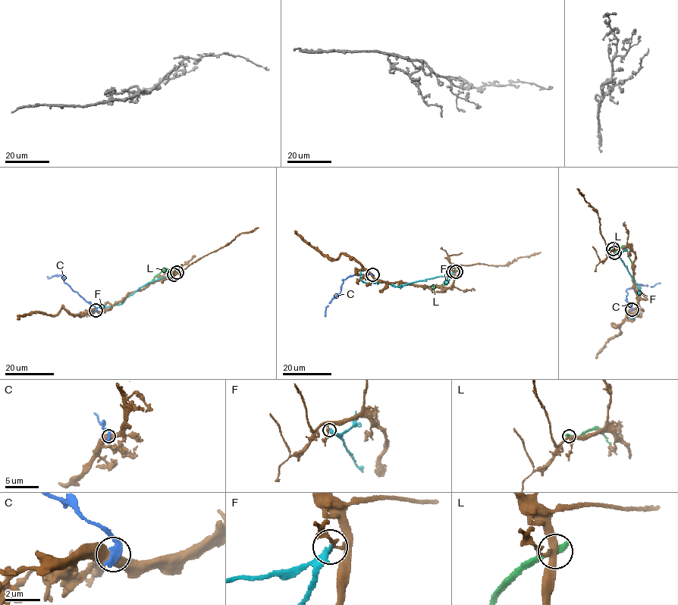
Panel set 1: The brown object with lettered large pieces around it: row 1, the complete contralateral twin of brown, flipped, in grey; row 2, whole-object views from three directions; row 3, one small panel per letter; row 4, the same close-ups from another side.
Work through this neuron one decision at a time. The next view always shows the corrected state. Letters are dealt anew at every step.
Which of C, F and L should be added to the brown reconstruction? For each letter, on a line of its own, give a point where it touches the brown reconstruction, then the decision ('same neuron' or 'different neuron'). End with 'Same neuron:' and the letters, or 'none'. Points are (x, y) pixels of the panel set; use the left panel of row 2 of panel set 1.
C: meets brown at (95, 310); different neuron
F: meets brown at (174, 274); different neuron
L: meets brown at (177, 272); different neuron
Same neuron: none

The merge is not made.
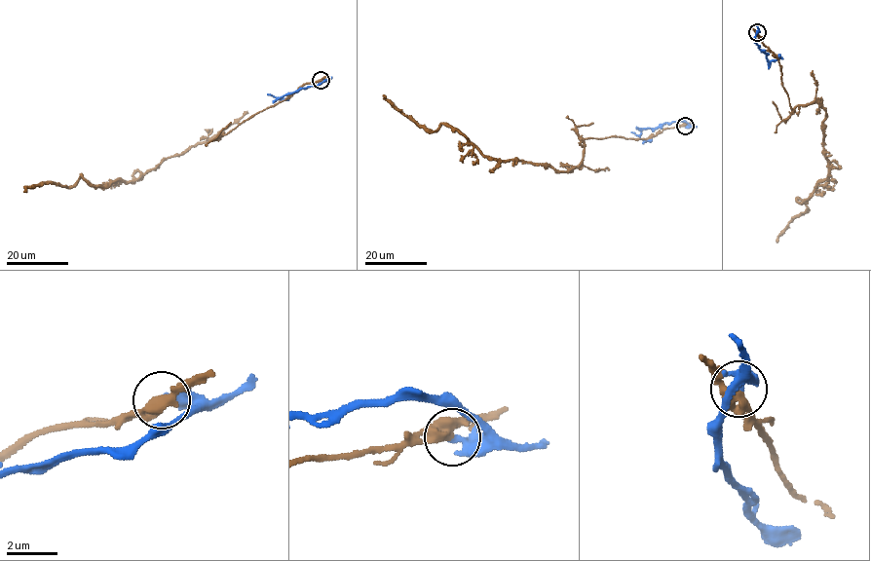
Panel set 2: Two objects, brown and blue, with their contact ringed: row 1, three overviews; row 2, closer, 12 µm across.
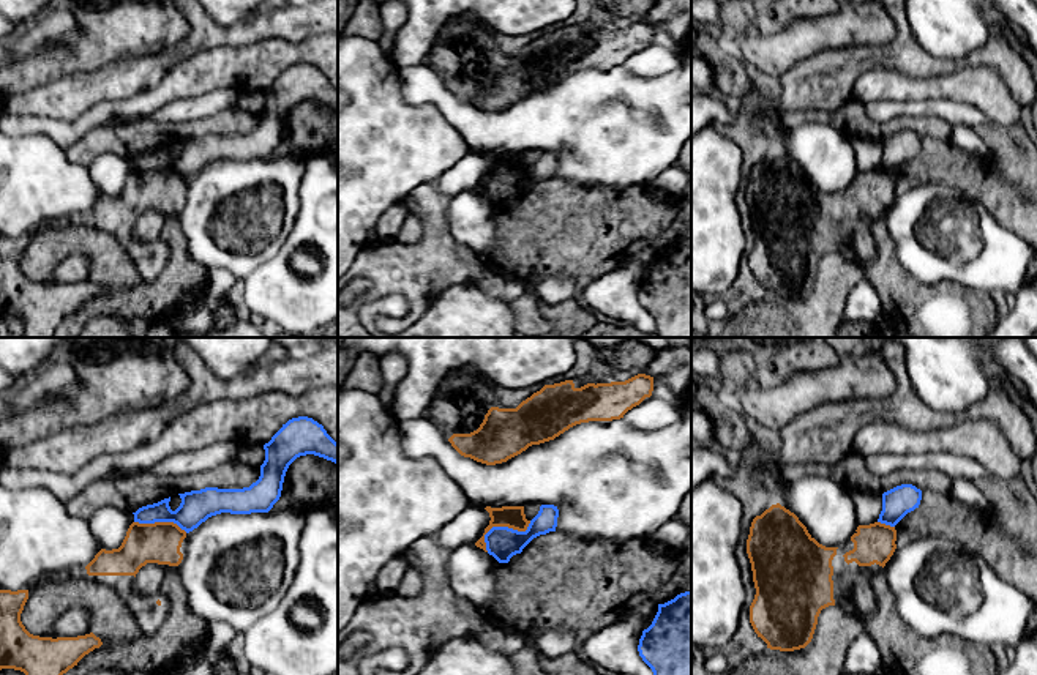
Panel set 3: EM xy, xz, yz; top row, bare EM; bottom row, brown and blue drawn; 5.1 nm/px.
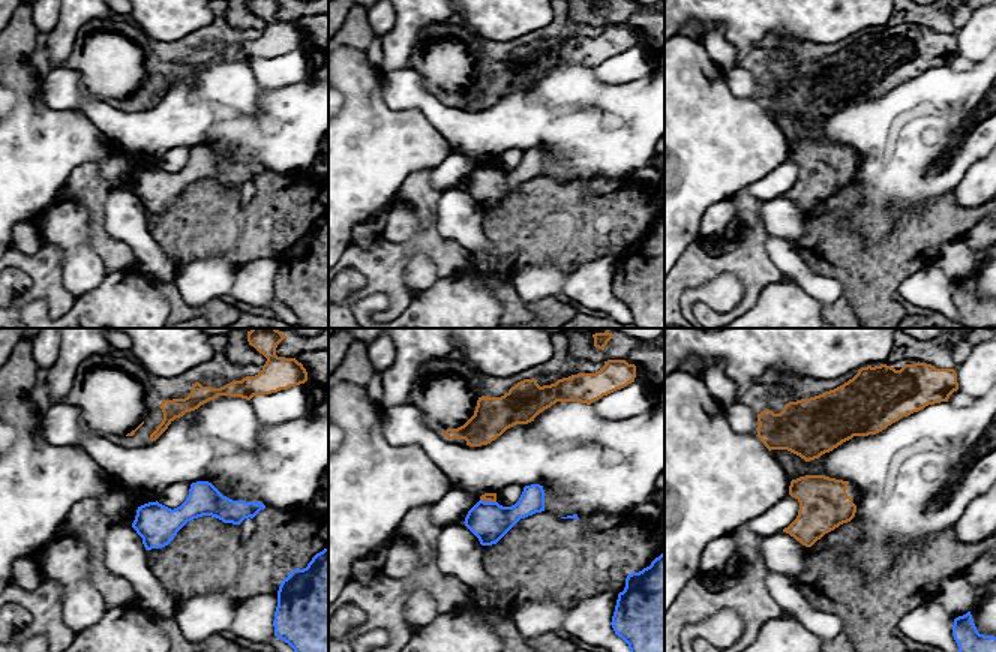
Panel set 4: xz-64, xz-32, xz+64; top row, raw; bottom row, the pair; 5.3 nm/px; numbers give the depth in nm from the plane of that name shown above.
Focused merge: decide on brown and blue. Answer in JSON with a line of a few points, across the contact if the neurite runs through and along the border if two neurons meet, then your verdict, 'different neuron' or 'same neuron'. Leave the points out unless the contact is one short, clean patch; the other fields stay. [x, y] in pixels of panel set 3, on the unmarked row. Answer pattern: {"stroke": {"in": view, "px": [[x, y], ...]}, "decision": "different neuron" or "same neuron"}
{"stroke": {"in": "xz", "px": [[531, 167], [524, 177], [493, 174], [485, 182], [485, 196]]}, "decision": "different neuron"}

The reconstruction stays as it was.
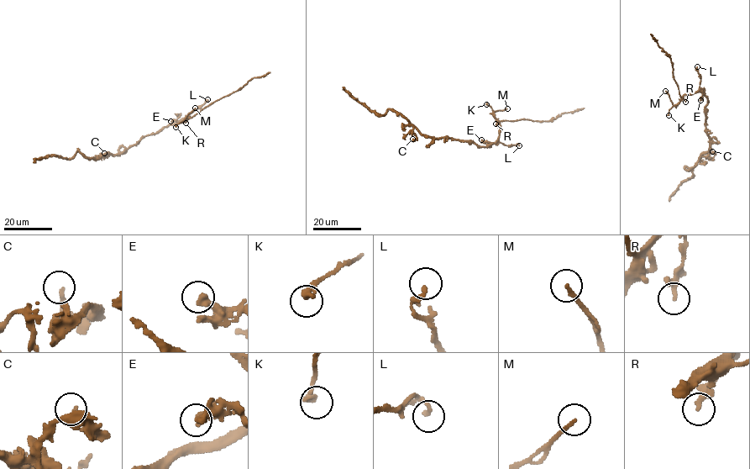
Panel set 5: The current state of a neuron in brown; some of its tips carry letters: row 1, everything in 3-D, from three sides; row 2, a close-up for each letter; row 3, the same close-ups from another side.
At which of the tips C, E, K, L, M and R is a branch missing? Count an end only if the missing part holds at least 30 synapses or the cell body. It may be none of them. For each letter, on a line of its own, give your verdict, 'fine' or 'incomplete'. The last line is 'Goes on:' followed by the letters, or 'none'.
C: fine
E: fine
K: fine
L: fine
M: incomplete
R: fine
Goes on: M

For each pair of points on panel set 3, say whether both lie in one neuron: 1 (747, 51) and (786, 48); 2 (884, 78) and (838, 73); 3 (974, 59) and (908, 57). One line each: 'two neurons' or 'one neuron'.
1: one neuron
2: two neurons
3: one neuron

